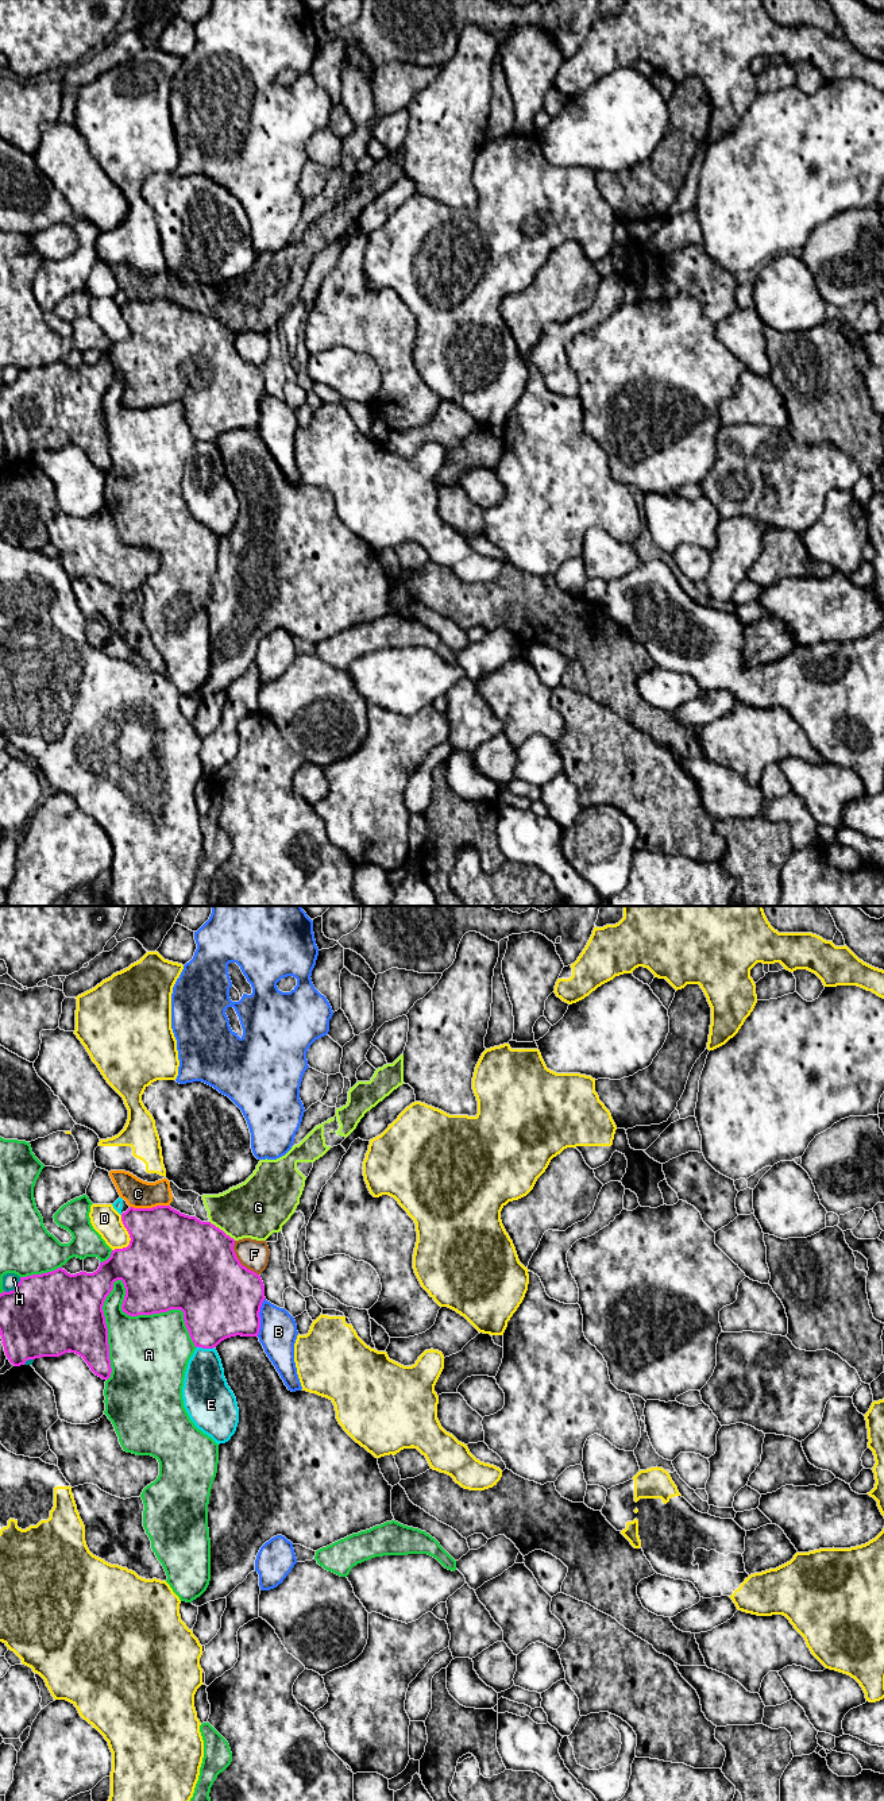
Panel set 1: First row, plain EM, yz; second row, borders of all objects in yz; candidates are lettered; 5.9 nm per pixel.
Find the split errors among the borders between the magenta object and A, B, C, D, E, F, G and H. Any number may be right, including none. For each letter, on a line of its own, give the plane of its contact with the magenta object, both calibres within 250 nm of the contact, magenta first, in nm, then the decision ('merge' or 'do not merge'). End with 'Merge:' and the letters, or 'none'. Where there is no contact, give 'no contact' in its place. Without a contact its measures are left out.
A: meets magenta in yz; 460 nm thick on the magenta side, 460 nm on the other; do not merge
B: meets magenta in yz; 460 nm thick on the magenta side, 220 nm on the other; do not merge
C: meets magenta in yz; 440 nm thick on the magenta side, 170 nm on the other; do not merge
D: meets magenta in yz; 480 nm thick on the magenta side, 170 nm on the other; do not merge
E: meets magenta in yz; 380 nm thick on the magenta side, 260 nm on the other; do not merge
F: meets magenta in yz; 480 nm thick on the magenta side, 180 nm on the other; do not merge
G: meets magenta in yz; 500 nm thick on the magenta side, 360 nm on the other; do not merge
H: meets magenta in yz; 500 nm thick on the magenta side, 90 nm on the other; do not merge
Merge: none

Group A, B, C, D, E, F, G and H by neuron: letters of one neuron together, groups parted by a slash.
A / B / C G / D F / E / H

